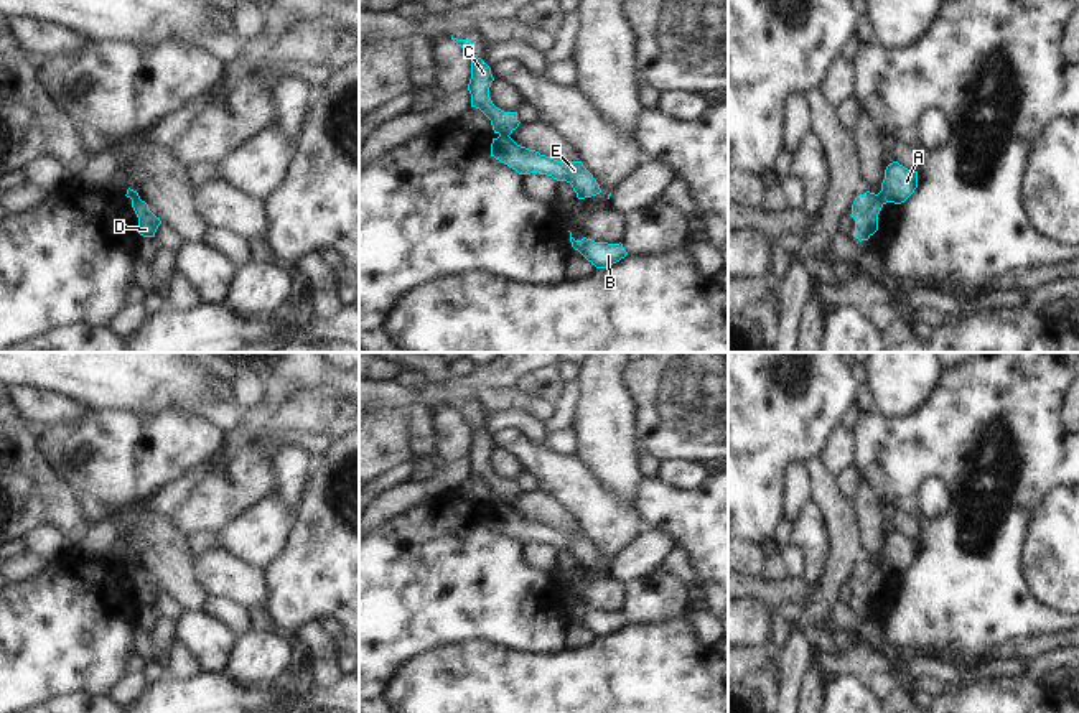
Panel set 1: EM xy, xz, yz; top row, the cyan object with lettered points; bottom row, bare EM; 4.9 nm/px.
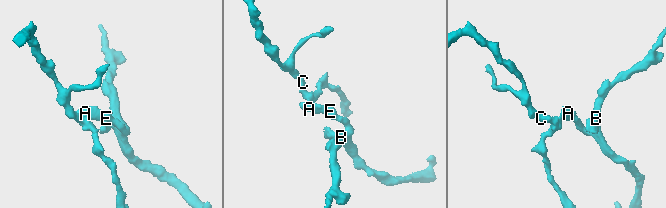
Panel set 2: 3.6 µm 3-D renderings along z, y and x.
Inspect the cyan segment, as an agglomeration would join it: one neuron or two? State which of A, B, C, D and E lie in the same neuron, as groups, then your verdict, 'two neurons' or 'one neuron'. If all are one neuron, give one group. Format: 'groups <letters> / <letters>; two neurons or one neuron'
groups A B E / C D; two neurons

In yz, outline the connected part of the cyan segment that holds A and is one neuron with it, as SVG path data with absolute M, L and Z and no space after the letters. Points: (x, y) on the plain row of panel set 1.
M893 530L885 538L885 548L881 552L881 560L878 562L883 573L904 571L918 557L918 540L911 540Z

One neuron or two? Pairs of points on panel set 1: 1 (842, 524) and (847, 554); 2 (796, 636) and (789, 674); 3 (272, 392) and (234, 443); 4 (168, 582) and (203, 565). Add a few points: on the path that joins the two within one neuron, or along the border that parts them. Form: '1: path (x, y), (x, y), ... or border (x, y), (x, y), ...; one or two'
1: path (844, 531), (847, 547); one
2: path (796, 646), (793, 664); one
3: path (269, 405), (246, 430); one
4: border (191, 554), (190, 573), (208, 595); two

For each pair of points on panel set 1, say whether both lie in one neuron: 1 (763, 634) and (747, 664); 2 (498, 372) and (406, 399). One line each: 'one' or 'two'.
1: two
2: one

